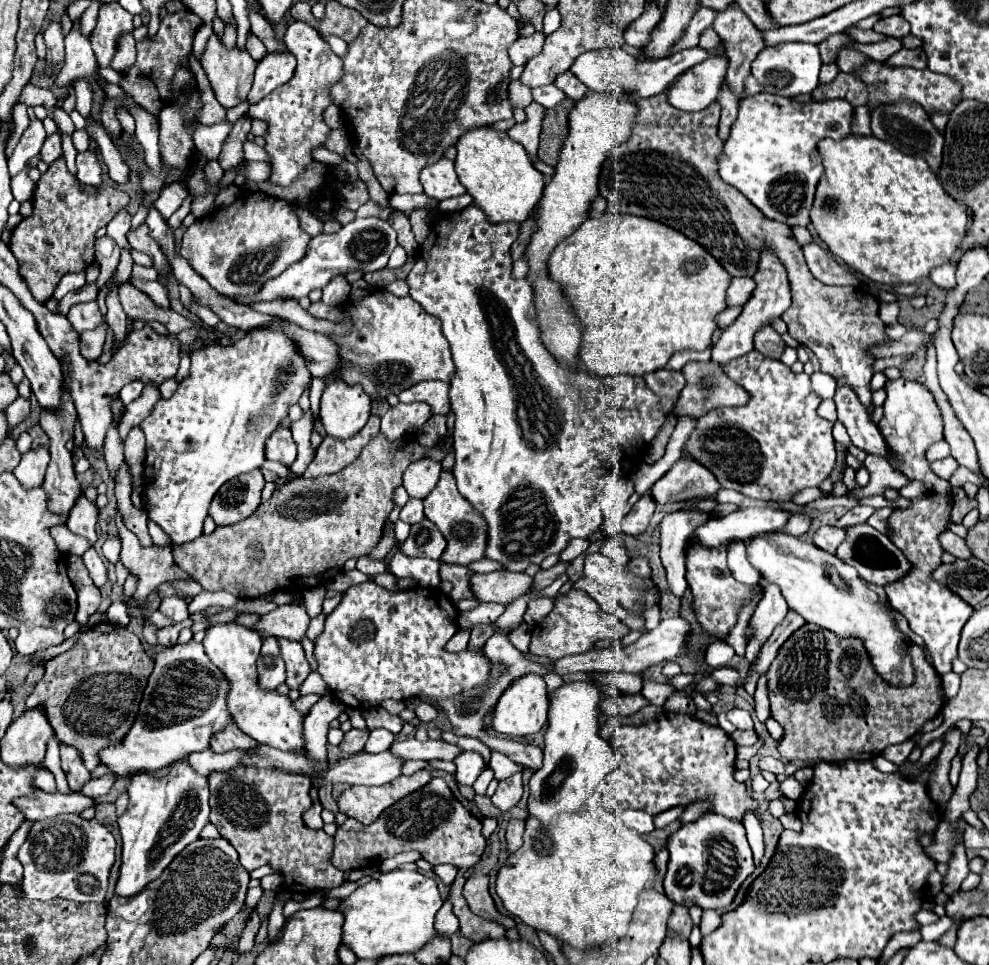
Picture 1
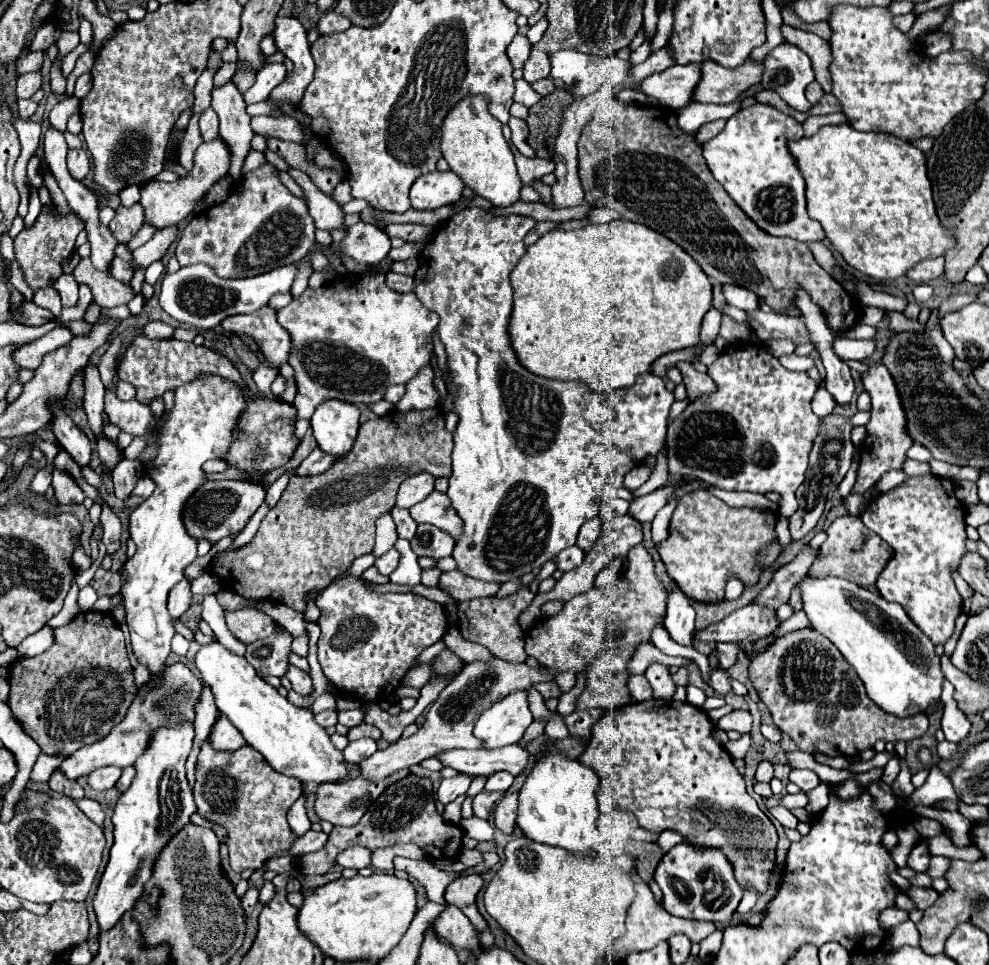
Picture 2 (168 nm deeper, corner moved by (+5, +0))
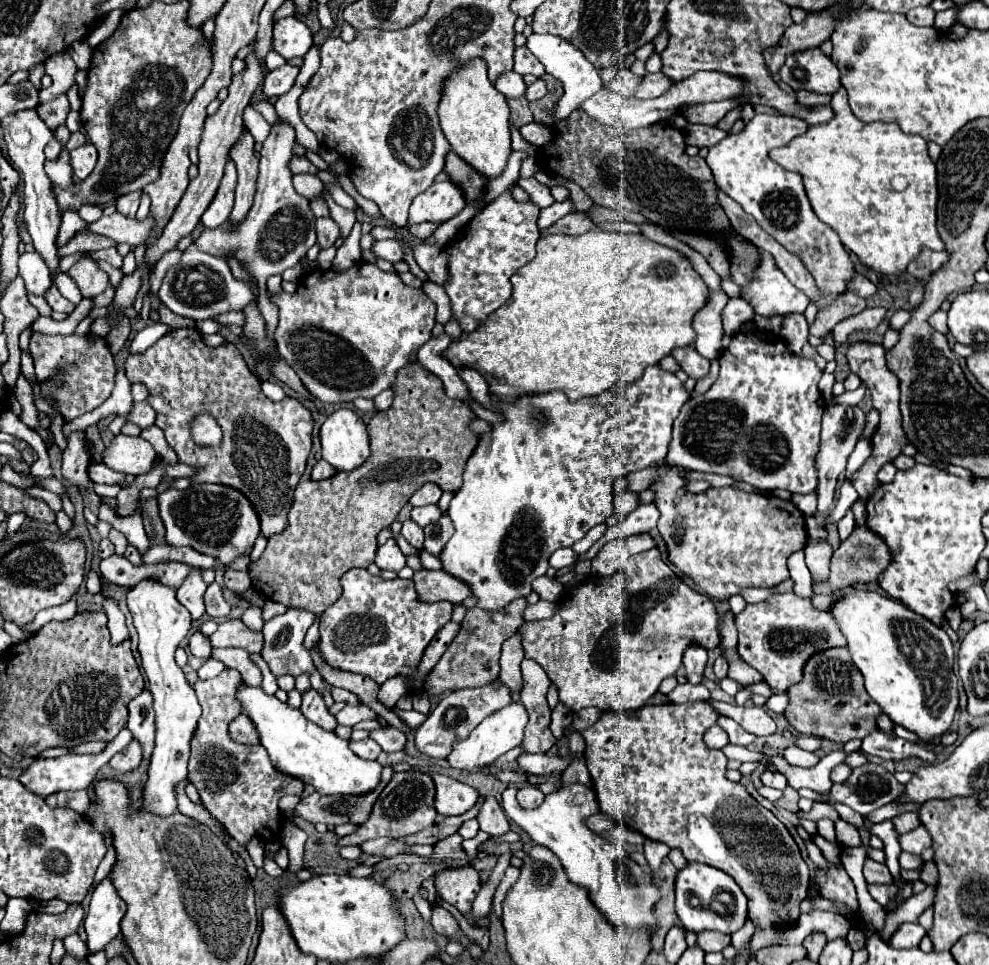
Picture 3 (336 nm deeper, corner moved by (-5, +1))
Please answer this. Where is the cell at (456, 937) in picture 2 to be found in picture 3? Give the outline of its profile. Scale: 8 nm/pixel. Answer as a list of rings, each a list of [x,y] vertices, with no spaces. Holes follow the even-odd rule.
[[[433,907],[431,909],[431,925],[443,937],[453,937],[459,931],[459,925],[453,919],[453,915],[449,911],[445,911],[443,907]]]

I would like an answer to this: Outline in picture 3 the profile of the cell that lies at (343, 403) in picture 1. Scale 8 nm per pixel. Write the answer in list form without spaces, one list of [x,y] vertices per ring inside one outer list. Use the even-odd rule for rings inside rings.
[[[337,409],[321,427],[321,457],[337,471],[353,471],[369,457],[369,435],[361,417],[351,409]]]

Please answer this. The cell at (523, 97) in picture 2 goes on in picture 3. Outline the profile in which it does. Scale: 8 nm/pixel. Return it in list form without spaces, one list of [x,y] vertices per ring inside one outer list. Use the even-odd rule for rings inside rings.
[[[507,71],[505,75],[499,75],[495,87],[497,87],[507,99],[523,97],[523,95],[525,95],[525,89],[527,89],[525,83],[523,83],[523,77],[517,75],[515,71]]]

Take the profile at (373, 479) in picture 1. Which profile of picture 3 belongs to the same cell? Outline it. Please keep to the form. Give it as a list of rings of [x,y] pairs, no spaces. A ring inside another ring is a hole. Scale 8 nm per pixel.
[[[419,361],[403,367],[397,373],[391,389],[391,407],[387,411],[377,411],[367,425],[371,449],[369,459],[353,471],[335,473],[333,477],[323,481],[301,481],[297,485],[295,503],[289,511],[289,527],[281,535],[273,535],[267,541],[267,549],[263,551],[261,559],[249,569],[253,587],[267,599],[321,615],[341,597],[341,575],[353,567],[367,567],[369,563],[373,563],[379,531],[397,519],[401,507],[419,487],[433,481],[443,491],[457,493],[461,489],[465,463],[479,443],[479,435],[469,429],[469,423],[477,419],[477,415],[469,409],[467,403],[449,399],[445,395],[441,379],[421,367]]]

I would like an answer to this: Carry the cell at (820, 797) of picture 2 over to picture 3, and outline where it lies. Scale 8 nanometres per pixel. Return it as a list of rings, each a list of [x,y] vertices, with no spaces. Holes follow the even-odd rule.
[[[841,763],[831,771],[830,779],[832,783],[843,783],[848,779],[849,775],[851,775],[851,767]]]

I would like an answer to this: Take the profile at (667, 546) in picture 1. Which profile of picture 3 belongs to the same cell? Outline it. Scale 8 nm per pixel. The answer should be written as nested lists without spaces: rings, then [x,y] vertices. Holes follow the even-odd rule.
[[[689,645],[683,655],[683,667],[685,667],[685,677],[691,685],[701,683],[705,663],[707,663],[707,651],[699,645]]]

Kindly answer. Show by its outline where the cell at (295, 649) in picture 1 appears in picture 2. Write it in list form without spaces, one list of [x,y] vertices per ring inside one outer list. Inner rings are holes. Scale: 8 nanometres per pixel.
[[[289,666],[285,676],[287,676],[287,678],[289,678],[289,682],[293,684],[293,690],[295,690],[295,692],[299,692],[299,694],[303,694],[303,696],[307,696],[307,694],[311,694],[311,692],[313,692],[311,676],[309,676],[307,672],[299,670],[297,666]]]

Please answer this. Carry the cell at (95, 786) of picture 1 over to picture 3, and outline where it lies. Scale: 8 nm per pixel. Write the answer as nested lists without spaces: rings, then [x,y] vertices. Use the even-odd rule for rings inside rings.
[[[133,739],[133,743],[129,743],[129,747],[125,747],[125,751],[119,751],[111,759],[111,767],[119,773],[129,773],[141,763],[141,757],[143,757],[143,749],[141,749],[139,741]]]

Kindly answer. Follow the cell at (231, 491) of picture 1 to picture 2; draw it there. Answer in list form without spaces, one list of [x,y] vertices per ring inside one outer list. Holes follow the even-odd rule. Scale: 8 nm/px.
[[[209,480],[199,488],[185,506],[185,526],[193,538],[207,538],[211,544],[219,542],[221,538],[241,532],[255,510],[265,500],[265,486],[259,482],[247,480]]]

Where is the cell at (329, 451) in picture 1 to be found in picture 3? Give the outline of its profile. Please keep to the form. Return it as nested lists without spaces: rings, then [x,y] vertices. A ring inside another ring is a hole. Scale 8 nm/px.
[[[323,459],[313,467],[313,471],[311,471],[311,479],[313,481],[321,481],[321,479],[329,479],[333,473],[337,473],[329,463],[325,463]]]

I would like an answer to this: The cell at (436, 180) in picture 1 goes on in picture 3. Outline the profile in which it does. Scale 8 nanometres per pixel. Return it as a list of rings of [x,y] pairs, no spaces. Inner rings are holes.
[[[433,183],[427,191],[417,195],[409,209],[409,225],[417,223],[443,223],[451,217],[455,217],[465,207],[463,193],[451,183]]]

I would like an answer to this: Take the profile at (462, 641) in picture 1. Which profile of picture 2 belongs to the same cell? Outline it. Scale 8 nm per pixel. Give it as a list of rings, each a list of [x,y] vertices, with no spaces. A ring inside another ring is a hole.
[[[433,662],[419,664],[419,666],[411,668],[411,674],[407,672],[407,676],[405,676],[403,684],[405,684],[405,686],[411,686],[411,688],[419,688],[419,690],[421,690],[421,688],[431,680],[431,676],[433,676]]]

